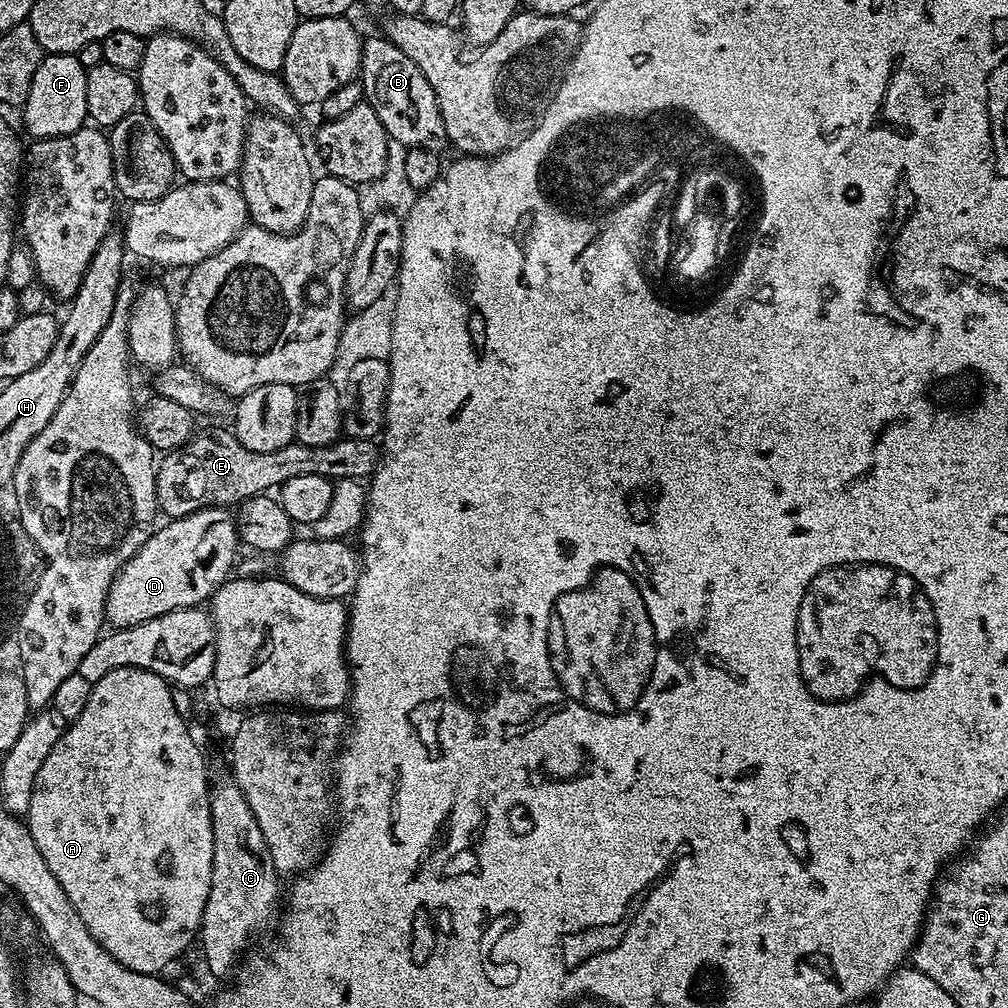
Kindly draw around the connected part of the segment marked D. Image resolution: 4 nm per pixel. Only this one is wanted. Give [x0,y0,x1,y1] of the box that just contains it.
[104,506,238,629]

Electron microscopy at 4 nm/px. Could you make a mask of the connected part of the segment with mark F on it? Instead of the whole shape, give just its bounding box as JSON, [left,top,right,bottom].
[22,54,88,140]

